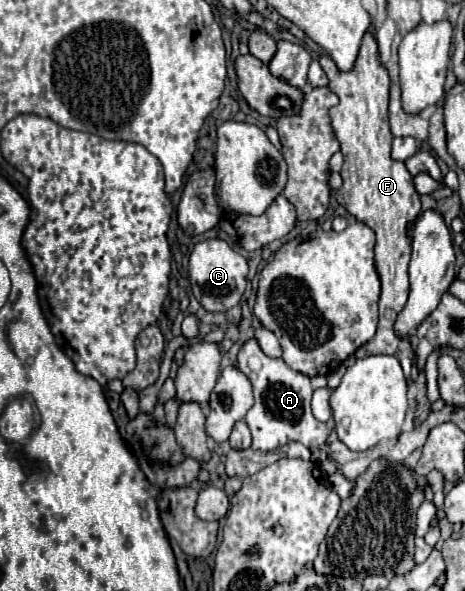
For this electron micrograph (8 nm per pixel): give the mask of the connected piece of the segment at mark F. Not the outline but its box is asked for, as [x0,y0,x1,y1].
[320,31,422,377]

